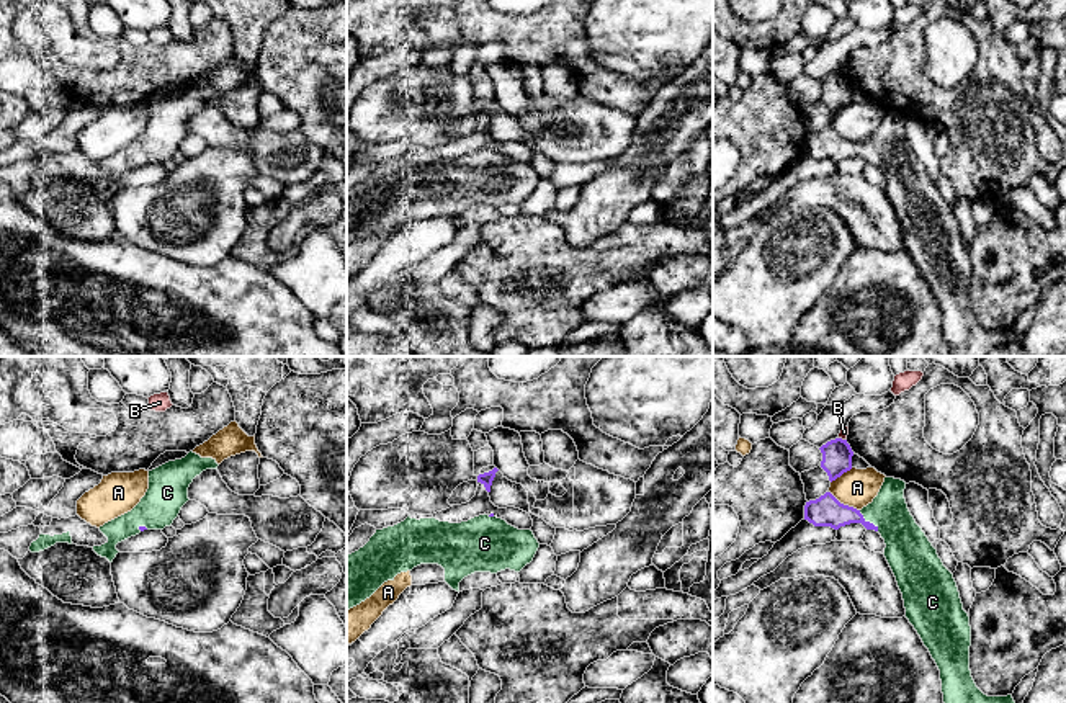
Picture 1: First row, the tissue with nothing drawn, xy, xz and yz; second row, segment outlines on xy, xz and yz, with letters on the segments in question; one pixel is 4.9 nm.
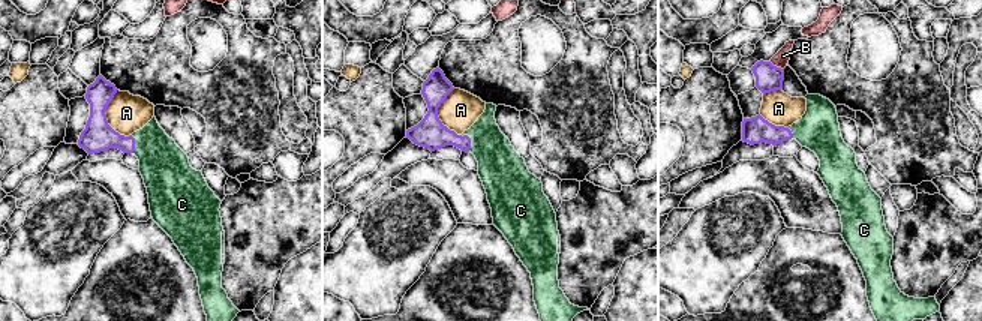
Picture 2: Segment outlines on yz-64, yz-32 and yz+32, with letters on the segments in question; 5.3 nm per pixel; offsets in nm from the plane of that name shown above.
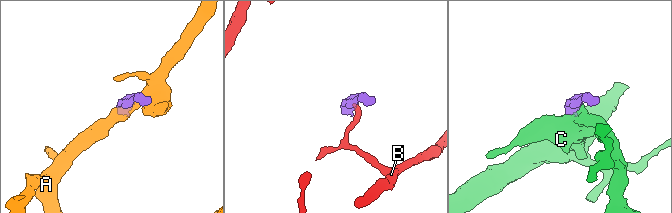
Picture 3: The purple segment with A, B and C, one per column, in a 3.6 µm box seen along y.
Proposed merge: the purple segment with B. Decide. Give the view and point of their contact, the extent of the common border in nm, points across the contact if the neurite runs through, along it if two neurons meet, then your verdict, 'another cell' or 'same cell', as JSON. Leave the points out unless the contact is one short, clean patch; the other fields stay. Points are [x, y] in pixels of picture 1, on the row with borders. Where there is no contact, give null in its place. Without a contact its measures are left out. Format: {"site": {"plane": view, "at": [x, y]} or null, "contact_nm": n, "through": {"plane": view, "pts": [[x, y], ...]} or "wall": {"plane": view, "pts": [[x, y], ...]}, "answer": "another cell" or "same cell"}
{"site": {"plane": "yz", "at": [841, 438]}, "contact_nm": 40, "wall": {"plane": "yz", "pts": [[839, 437], [846, 440]]}, "answer": "another cell"}

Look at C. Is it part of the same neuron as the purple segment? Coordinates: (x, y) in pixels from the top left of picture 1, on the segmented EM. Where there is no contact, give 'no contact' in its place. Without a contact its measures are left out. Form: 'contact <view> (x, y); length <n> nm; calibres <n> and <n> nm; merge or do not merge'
contact yz (868, 522); length 140 nm; calibres 150 and 220 nm; merge

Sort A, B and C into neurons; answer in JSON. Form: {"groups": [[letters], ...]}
{"groups": [["A"], ["B"], ["C"]]}

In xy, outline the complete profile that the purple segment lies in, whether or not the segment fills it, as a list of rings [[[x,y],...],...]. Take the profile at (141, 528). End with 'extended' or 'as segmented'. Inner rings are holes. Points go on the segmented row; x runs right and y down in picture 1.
[[[190,451],[185,458],[168,461],[149,471],[149,489],[141,502],[128,513],[105,523],[100,531],[108,538],[93,551],[110,562],[119,553],[116,544],[139,535],[144,530],[163,530],[178,517],[181,507],[190,500],[188,487],[196,476],[206,469],[217,469],[213,458],[201,458]]]; extended

